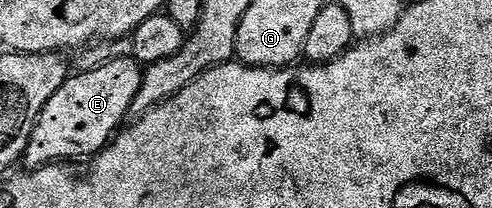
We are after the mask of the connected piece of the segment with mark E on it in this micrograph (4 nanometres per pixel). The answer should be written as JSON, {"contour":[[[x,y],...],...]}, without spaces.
{"contour":[[[125,58],[110,59],[91,71],[71,74],[66,83],[56,89],[52,101],[44,105],[32,129],[24,156],[27,168],[37,169],[70,161],[66,159],[89,160],[113,140],[119,128],[127,122],[130,106],[136,101],[136,93],[140,93],[142,84],[143,68],[138,60]]]}

